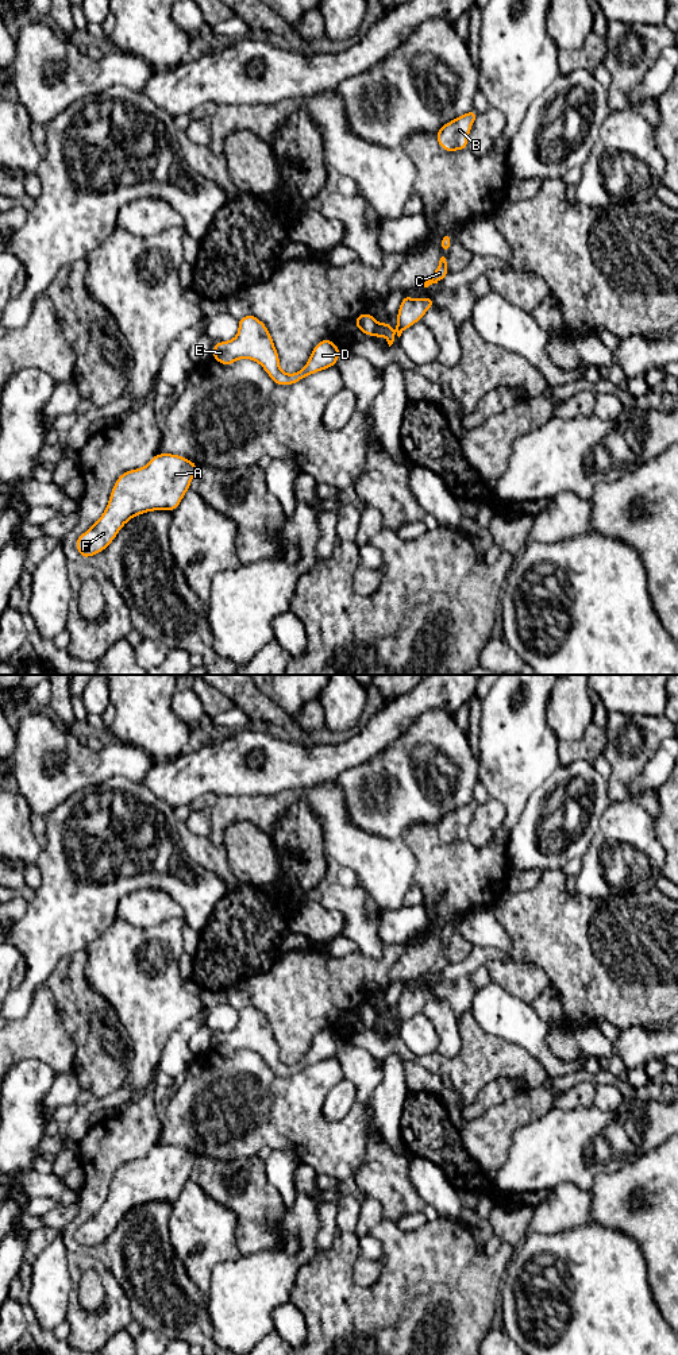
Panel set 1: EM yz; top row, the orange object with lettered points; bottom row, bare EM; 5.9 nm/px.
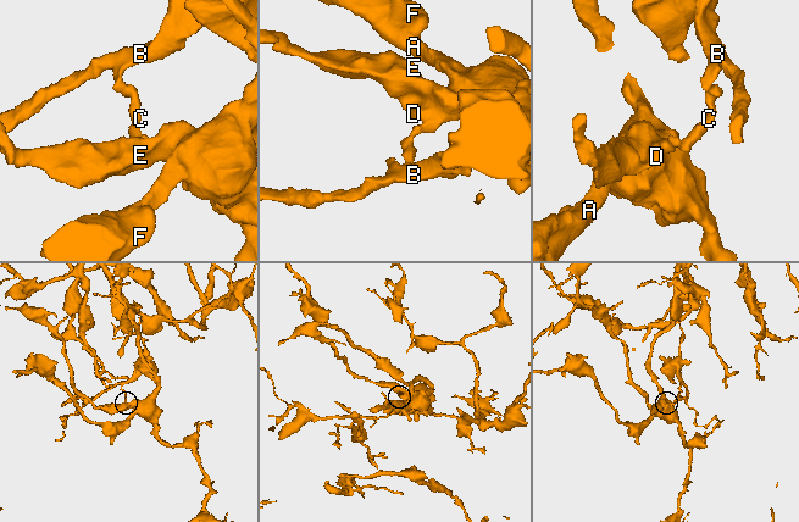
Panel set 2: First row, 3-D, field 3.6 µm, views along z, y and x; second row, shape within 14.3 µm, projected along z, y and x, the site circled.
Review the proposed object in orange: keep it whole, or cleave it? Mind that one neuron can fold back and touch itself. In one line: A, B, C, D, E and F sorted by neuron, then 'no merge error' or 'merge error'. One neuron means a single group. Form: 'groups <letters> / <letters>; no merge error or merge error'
groups A D E F / B C; merge error

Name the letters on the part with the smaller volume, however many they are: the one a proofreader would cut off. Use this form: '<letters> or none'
B, C

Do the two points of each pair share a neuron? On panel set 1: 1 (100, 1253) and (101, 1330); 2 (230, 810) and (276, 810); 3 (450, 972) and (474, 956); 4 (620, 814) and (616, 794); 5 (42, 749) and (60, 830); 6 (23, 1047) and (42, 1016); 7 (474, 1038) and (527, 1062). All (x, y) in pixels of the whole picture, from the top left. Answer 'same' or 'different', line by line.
1: different
2: same
3: same
4: different
5: different
6: same
7: same

